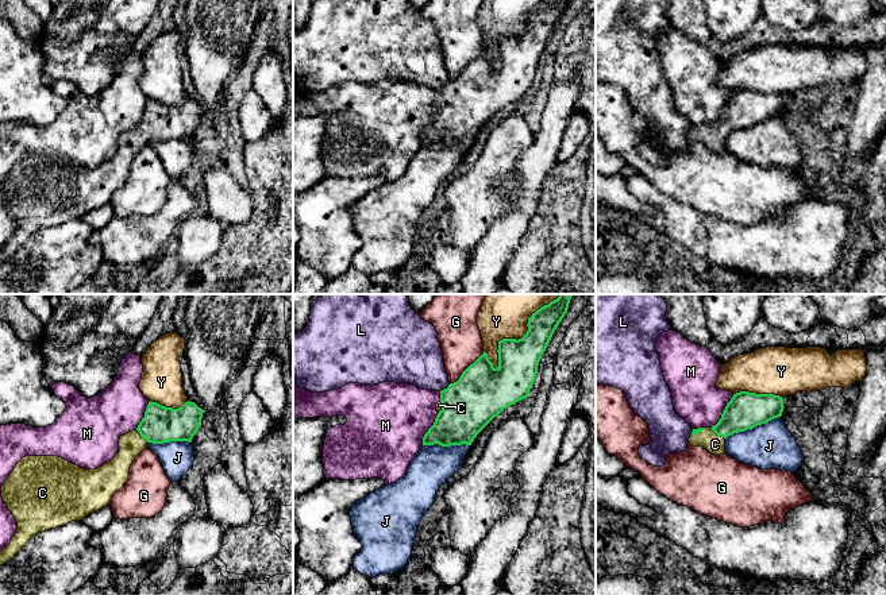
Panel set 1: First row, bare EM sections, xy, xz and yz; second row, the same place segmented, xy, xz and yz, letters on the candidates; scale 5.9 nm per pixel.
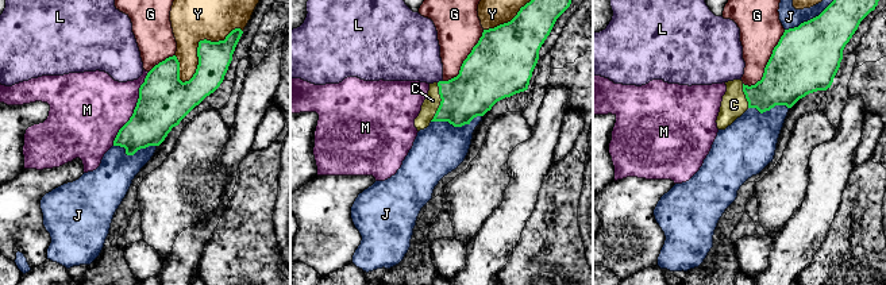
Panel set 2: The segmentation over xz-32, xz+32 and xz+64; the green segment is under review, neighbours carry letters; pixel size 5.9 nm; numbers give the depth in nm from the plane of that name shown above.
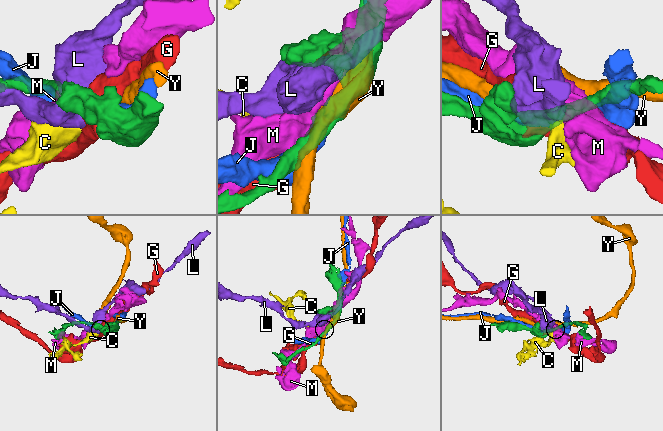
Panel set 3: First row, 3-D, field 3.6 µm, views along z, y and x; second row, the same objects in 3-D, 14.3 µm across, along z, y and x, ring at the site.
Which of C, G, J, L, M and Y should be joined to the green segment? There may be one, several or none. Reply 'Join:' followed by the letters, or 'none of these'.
Join: C

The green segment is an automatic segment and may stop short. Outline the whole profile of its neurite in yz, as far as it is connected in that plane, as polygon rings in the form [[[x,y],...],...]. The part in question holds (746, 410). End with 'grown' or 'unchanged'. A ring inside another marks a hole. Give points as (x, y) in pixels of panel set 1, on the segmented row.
[[[736,393],[727,403],[719,422],[712,428],[693,429],[689,443],[693,447],[702,447],[712,455],[724,455],[728,436],[781,417],[783,407],[783,398],[779,395]]]; grown

